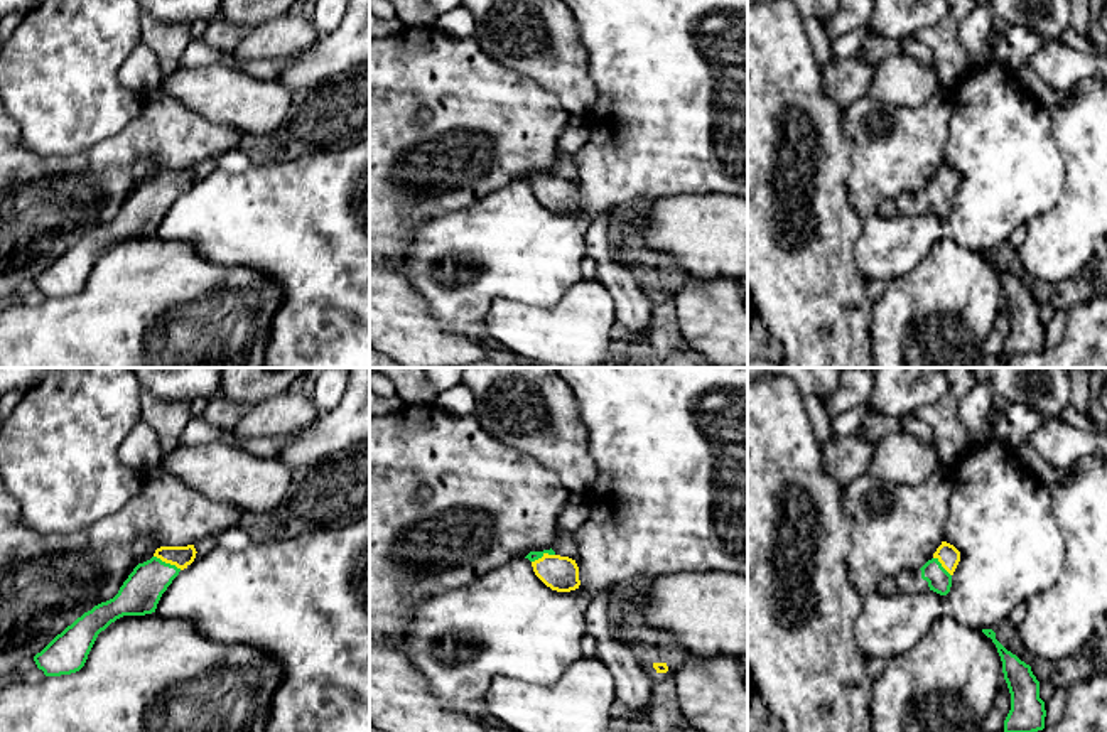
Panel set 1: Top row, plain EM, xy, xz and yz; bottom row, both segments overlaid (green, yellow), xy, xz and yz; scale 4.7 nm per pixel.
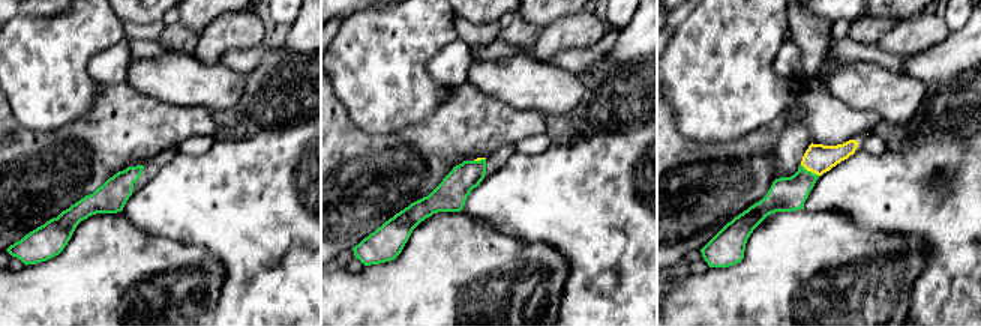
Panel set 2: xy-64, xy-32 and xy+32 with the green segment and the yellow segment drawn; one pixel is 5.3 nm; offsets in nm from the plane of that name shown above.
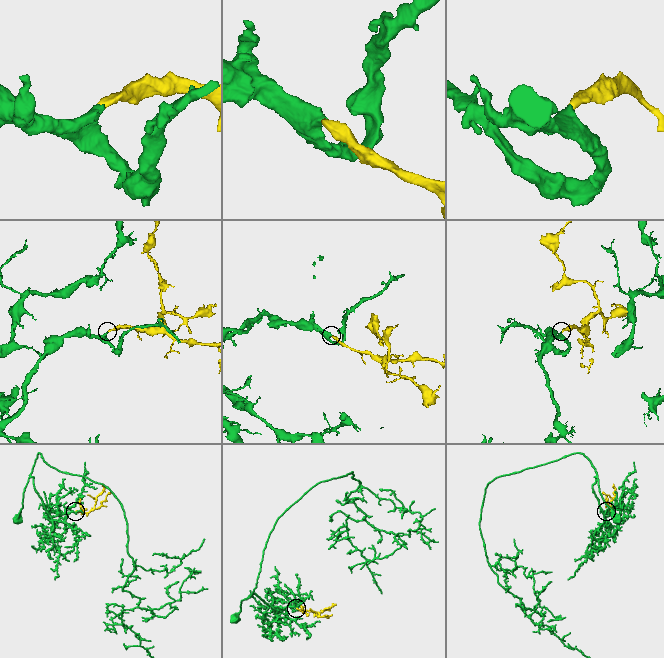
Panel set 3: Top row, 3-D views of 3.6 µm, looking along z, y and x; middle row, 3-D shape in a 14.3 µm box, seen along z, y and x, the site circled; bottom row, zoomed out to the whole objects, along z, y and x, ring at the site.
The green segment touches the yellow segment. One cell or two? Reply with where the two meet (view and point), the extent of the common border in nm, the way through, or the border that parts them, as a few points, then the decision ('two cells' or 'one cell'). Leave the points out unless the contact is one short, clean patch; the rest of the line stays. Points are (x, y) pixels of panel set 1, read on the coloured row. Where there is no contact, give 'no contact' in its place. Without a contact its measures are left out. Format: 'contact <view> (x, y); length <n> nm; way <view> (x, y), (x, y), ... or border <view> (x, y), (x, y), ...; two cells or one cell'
contact xy (167, 564); length 150 nm; way xy (140, 592), (167, 564), (181, 557); one cell

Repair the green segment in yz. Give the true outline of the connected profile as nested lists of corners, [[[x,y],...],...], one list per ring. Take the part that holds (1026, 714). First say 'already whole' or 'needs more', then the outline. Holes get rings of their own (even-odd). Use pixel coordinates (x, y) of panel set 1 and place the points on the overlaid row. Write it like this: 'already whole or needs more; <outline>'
already whole; [[[982,629],[992,639],[1002,661],[1002,673],[1011,693],[1011,710],[1004,720],[1004,732],[1038,732],[1045,729],[1045,702],[1040,698],[1040,681],[1031,666],[1007,651],[992,629]]]

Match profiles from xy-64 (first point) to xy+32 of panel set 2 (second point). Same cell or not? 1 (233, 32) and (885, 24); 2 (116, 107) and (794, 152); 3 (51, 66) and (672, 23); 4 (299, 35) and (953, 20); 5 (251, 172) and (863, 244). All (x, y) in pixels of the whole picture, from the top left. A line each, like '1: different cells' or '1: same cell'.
1: different cells
2: different cells
3: different cells
4: different cells
5: different cells

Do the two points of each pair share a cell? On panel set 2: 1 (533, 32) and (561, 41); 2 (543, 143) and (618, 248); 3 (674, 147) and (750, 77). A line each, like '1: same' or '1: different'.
1: different
2: different
3: different

